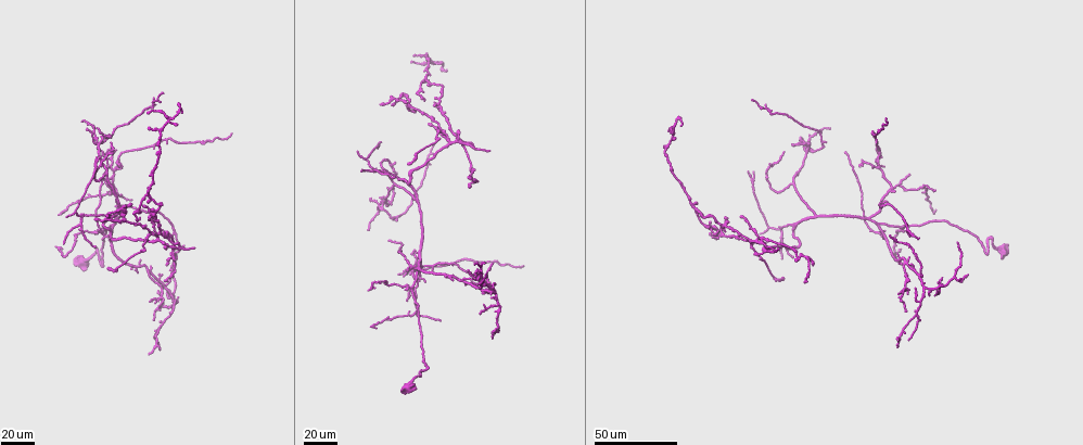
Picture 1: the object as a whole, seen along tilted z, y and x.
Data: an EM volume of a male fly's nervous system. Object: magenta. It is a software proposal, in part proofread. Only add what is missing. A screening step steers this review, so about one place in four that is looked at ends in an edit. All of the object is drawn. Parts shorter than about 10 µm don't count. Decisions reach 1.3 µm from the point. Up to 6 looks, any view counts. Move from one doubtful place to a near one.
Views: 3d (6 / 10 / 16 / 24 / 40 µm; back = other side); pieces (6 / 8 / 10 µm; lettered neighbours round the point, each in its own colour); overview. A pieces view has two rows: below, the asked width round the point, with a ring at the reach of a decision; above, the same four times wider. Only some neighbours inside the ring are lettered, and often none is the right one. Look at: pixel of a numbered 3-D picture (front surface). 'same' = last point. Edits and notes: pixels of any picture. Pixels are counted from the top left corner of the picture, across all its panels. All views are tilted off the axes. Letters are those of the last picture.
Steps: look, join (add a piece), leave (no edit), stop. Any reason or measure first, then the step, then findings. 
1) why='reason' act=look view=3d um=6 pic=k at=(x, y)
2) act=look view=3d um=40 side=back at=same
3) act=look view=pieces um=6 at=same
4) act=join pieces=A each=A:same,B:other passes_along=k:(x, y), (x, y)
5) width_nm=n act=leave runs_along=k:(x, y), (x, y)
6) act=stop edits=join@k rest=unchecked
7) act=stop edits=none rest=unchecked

why='long arm stops here' act=look view=3d um=24 pic=1 at=(935, 191)

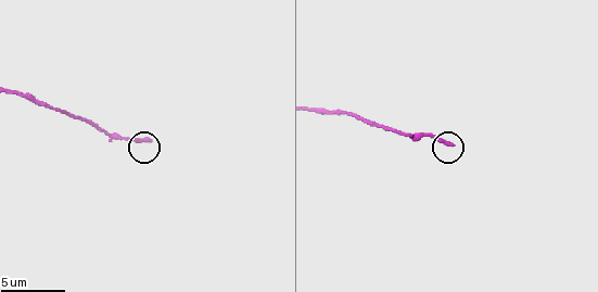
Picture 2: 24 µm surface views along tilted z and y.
why='see the neighbours' act=look view=pieces um=6 pic=2 at=(449, 146)

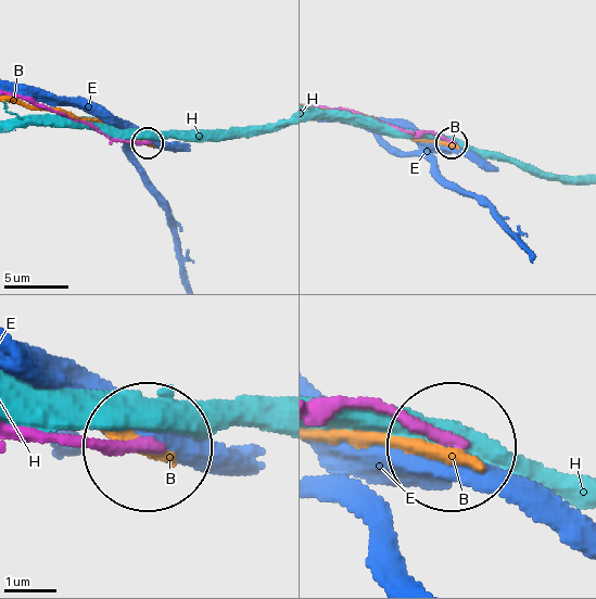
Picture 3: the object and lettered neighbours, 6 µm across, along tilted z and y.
act=leave each=B:other,E:other,H:other runs_along=3:(13, 427), (144, 446) found='none of them fits'

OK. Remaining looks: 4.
act=look view=3d um=24 pic=1 at=(812, 263)

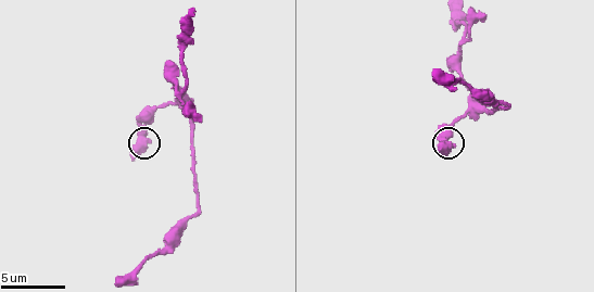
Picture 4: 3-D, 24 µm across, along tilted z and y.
why='what lies round it' act=look view=pieces um=8 pic=4 at=(135, 158)

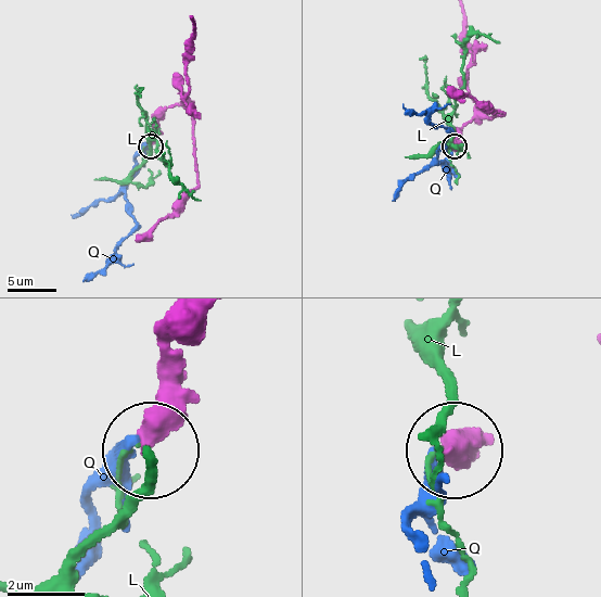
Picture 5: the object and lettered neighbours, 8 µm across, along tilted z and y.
width_nm=400 act=leave each=L:other,Q:other found='none of them fits'

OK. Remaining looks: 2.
why='an open end' act=look view=3d um=40 pic=1 at=(779, 250)

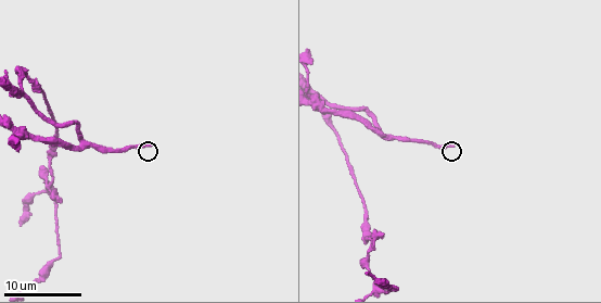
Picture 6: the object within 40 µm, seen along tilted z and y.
act=look view=pieces um=10 pic=6 at=(150, 147)

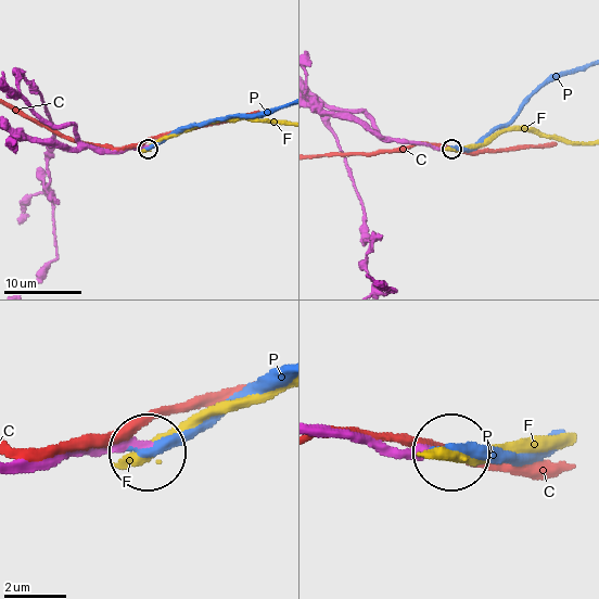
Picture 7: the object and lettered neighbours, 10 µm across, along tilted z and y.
act=join pieces=P each=C:other,F:other,P:same passes_along=7:(430, 144), (441, 149), (478, 147), (540, 87), (557, 78) found='the neuron continues'

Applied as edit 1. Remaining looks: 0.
act=stop edits=join@7 rest=unchecked

